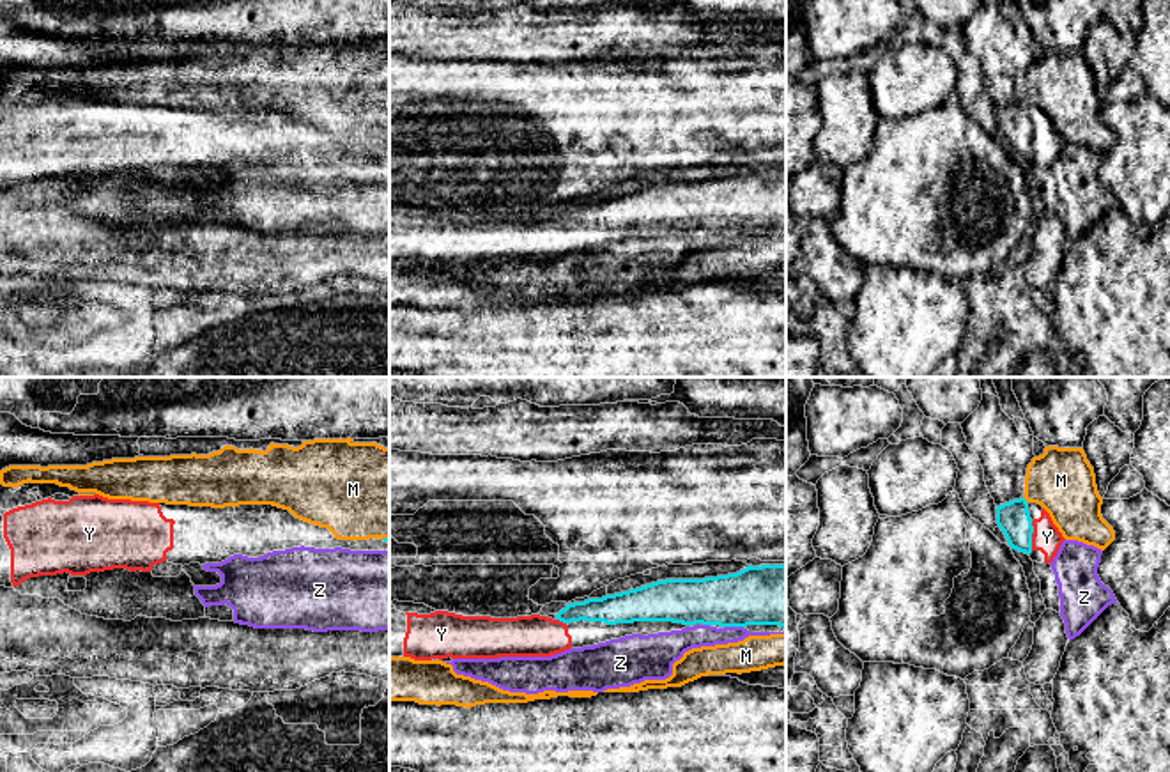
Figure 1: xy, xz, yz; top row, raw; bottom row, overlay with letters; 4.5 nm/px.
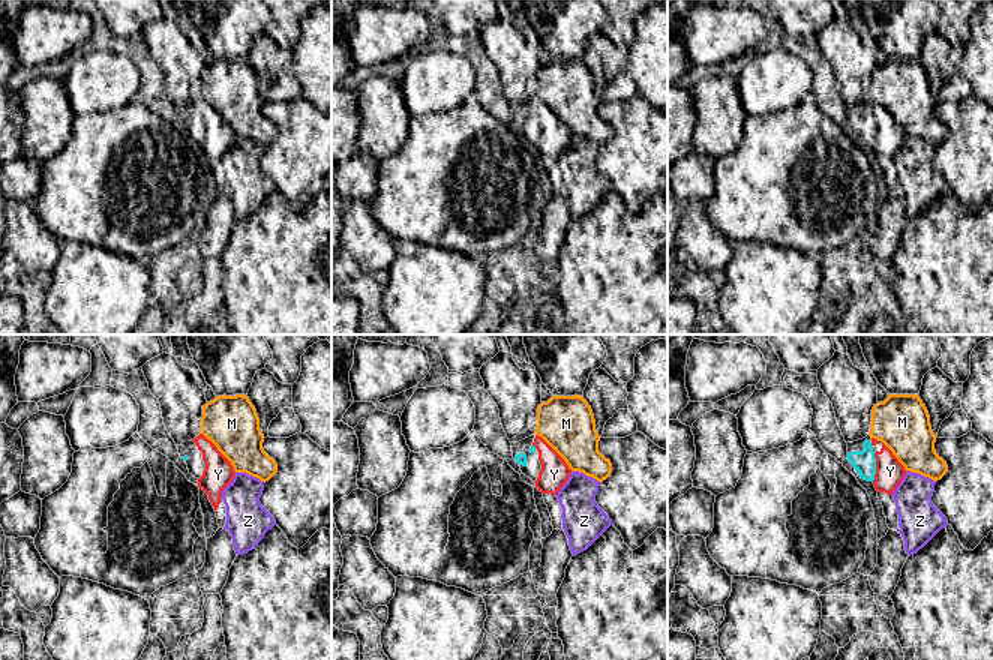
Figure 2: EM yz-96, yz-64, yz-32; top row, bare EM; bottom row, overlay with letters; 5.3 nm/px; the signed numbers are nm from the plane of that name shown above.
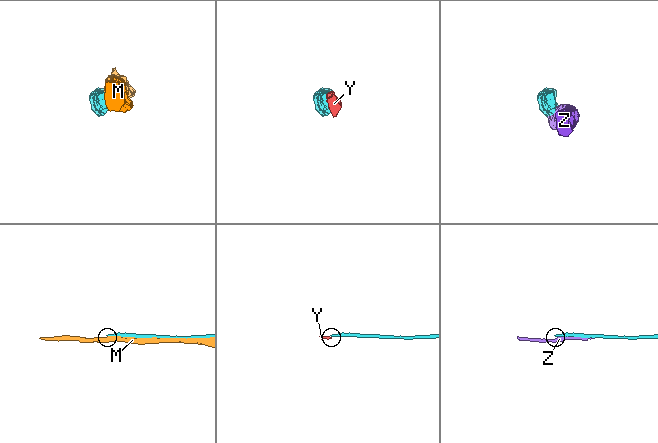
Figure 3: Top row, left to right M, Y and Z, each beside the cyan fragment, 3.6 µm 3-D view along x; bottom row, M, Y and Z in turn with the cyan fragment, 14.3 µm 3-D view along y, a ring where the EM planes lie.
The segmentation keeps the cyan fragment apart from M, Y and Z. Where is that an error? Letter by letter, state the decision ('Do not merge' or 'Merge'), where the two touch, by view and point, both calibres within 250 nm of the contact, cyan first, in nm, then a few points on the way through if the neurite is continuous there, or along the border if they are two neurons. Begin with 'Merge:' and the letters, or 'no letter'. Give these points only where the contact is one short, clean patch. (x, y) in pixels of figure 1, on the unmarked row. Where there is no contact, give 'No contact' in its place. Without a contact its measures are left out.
Merge: Y
M: Do not merge. Touches cyan at yz (1025, 103). Thickness 150 nm (cyan) against 300 nm
Y: Merge. Touches cyan at yz (1031, 138). Thickness 150 nm (cyan) against 130 nm. Path across: yz (1013, 121), (1031, 138), (1046, 140)
Z: Do not merge. Touches cyan at xz (733, 229). Thickness 280 nm (cyan) against 100 nm

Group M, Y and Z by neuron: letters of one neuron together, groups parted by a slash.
M / Y / Z

